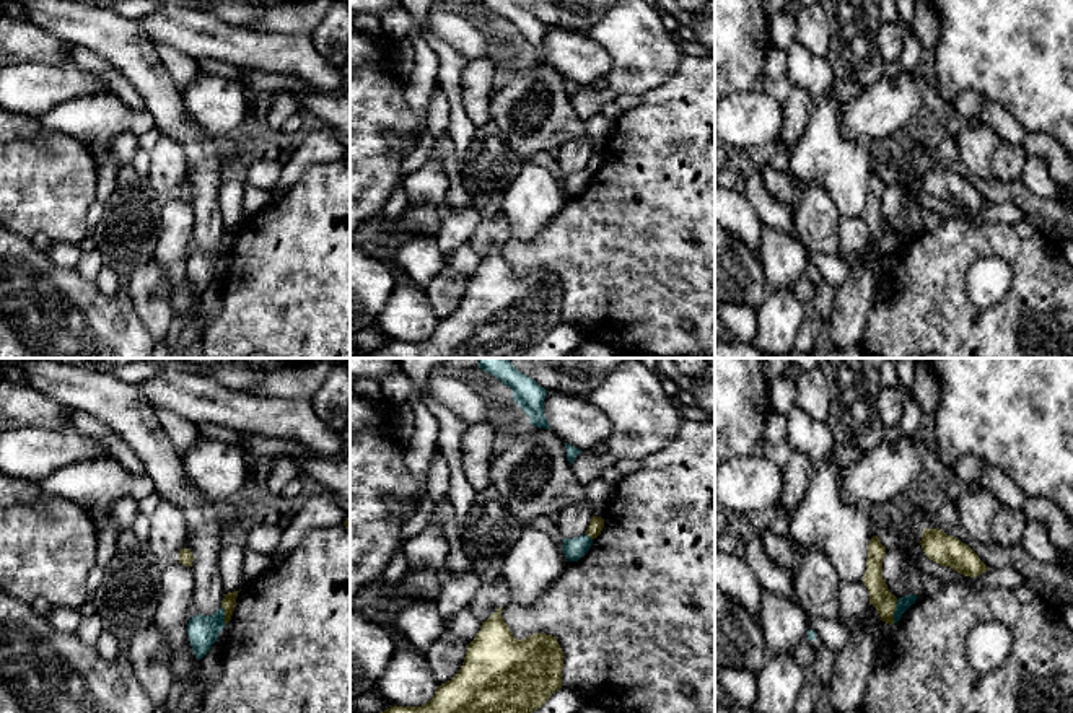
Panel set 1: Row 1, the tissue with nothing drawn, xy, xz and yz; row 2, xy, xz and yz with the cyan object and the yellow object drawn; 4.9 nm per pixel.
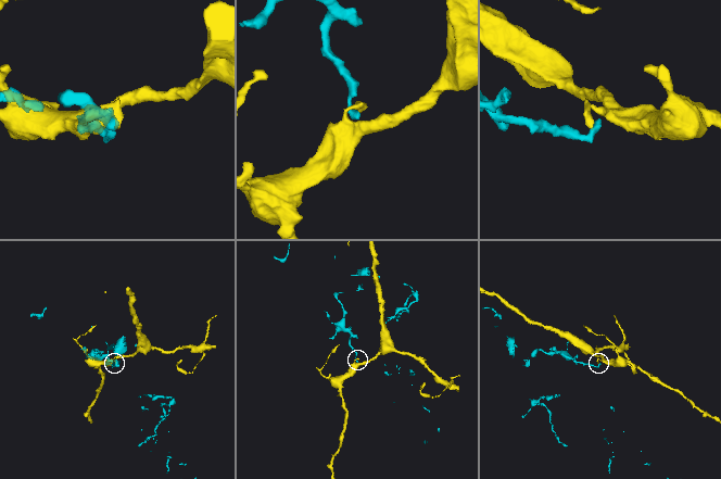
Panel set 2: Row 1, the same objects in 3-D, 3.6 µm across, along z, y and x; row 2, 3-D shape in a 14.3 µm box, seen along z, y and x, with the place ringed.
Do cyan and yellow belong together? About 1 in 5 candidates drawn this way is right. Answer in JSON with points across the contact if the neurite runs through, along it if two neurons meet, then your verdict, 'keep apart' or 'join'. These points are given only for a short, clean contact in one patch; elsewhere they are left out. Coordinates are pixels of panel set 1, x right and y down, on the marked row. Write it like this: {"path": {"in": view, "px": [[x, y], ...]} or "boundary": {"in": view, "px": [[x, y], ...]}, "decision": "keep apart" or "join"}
{"boundary": {"in": "yz", "px": [[897, 599], [891, 624]]}, "decision": "keep apart"}

